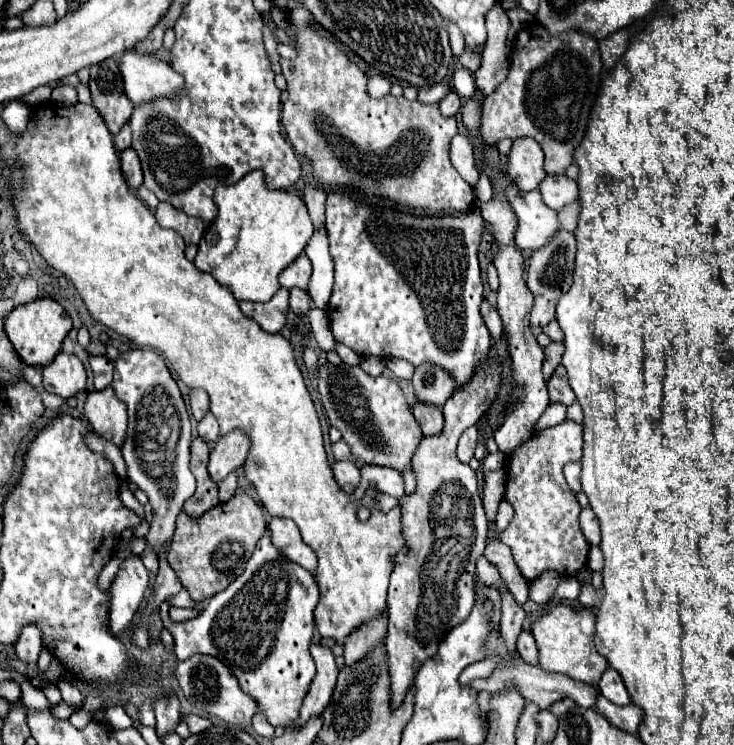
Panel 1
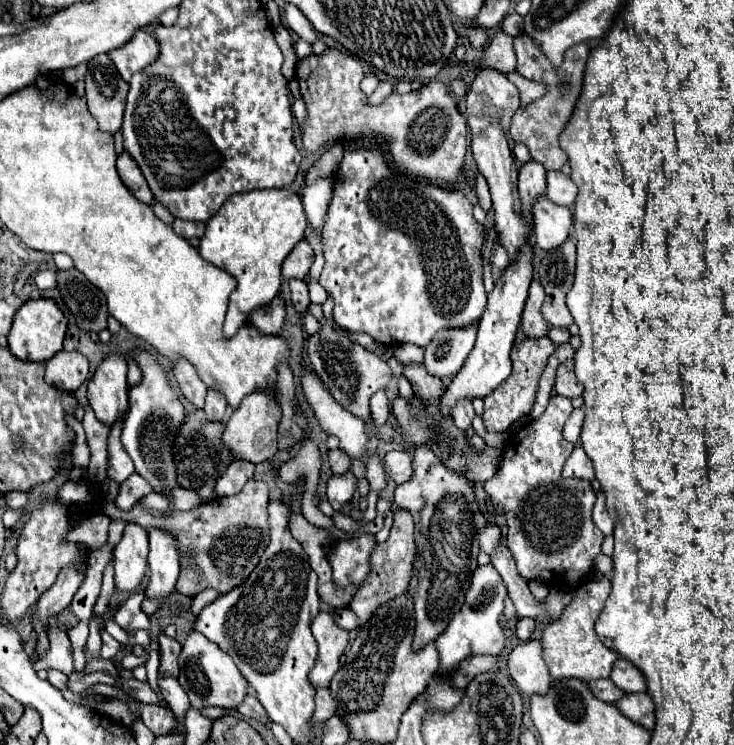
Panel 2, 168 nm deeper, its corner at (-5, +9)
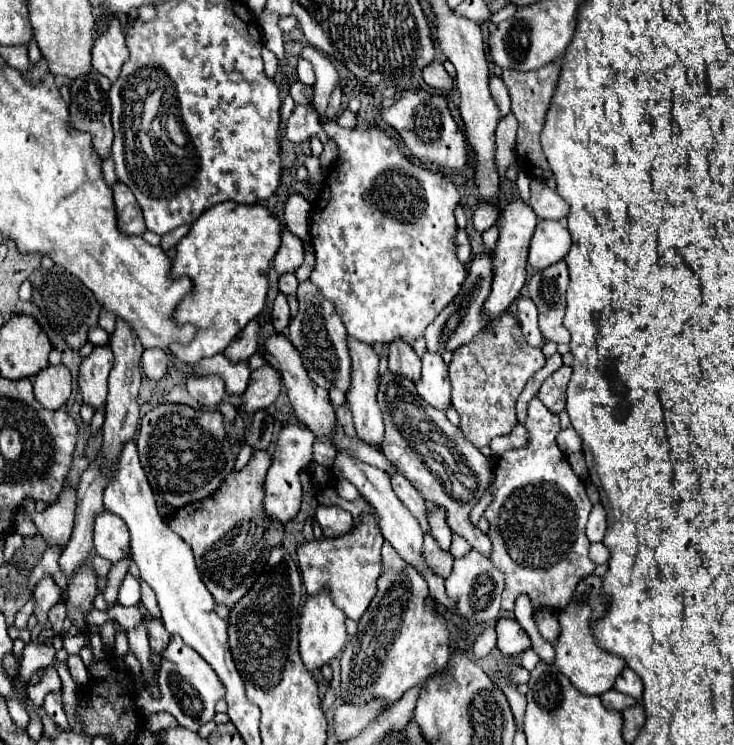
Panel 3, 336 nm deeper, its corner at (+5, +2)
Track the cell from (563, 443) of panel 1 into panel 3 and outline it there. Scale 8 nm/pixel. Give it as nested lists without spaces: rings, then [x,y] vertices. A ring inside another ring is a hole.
[[[533,398],[527,408],[525,428],[529,432],[529,446],[519,450],[509,450],[497,460],[495,474],[491,480],[495,498],[485,510],[485,518],[489,520],[487,534],[493,544],[491,560],[505,574],[505,584],[507,584],[501,608],[511,612],[515,608],[517,596],[527,594],[531,598],[533,612],[537,612],[539,608],[563,610],[571,600],[579,580],[589,576],[597,566],[589,558],[589,540],[585,536],[585,524],[593,504],[587,498],[581,478],[573,472],[573,468],[567,462],[567,456],[559,450],[555,442],[555,436],[559,432],[559,416],[549,414],[549,410],[541,406],[541,400]]]

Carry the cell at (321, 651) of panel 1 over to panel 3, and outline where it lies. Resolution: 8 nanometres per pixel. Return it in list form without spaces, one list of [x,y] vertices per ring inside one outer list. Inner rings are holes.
[[[321,590],[321,594],[313,594],[305,600],[299,616],[299,652],[307,670],[313,672],[315,668],[321,668],[341,652],[347,640],[345,620],[347,620],[345,612],[333,604],[327,590]]]

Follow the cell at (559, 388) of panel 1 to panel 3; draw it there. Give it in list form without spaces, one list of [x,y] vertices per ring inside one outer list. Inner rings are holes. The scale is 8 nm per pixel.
[[[561,366],[553,376],[549,376],[543,382],[543,386],[537,394],[537,398],[553,414],[559,414],[565,408],[565,390],[567,390],[569,378],[571,378],[571,366]]]

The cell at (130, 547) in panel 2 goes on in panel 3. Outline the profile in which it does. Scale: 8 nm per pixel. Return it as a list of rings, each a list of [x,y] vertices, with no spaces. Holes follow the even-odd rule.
[[[109,510],[99,512],[93,524],[93,544],[95,552],[113,564],[129,556],[129,532],[125,522]]]

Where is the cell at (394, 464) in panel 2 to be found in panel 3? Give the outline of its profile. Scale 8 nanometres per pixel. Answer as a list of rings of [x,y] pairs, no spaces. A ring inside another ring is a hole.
[[[395,472],[391,476],[391,484],[393,484],[393,490],[397,494],[397,498],[411,510],[411,514],[417,518],[419,526],[423,532],[429,532],[429,520],[427,520],[427,504],[425,500],[421,498],[421,494],[411,486],[411,482],[401,474],[401,472]]]

